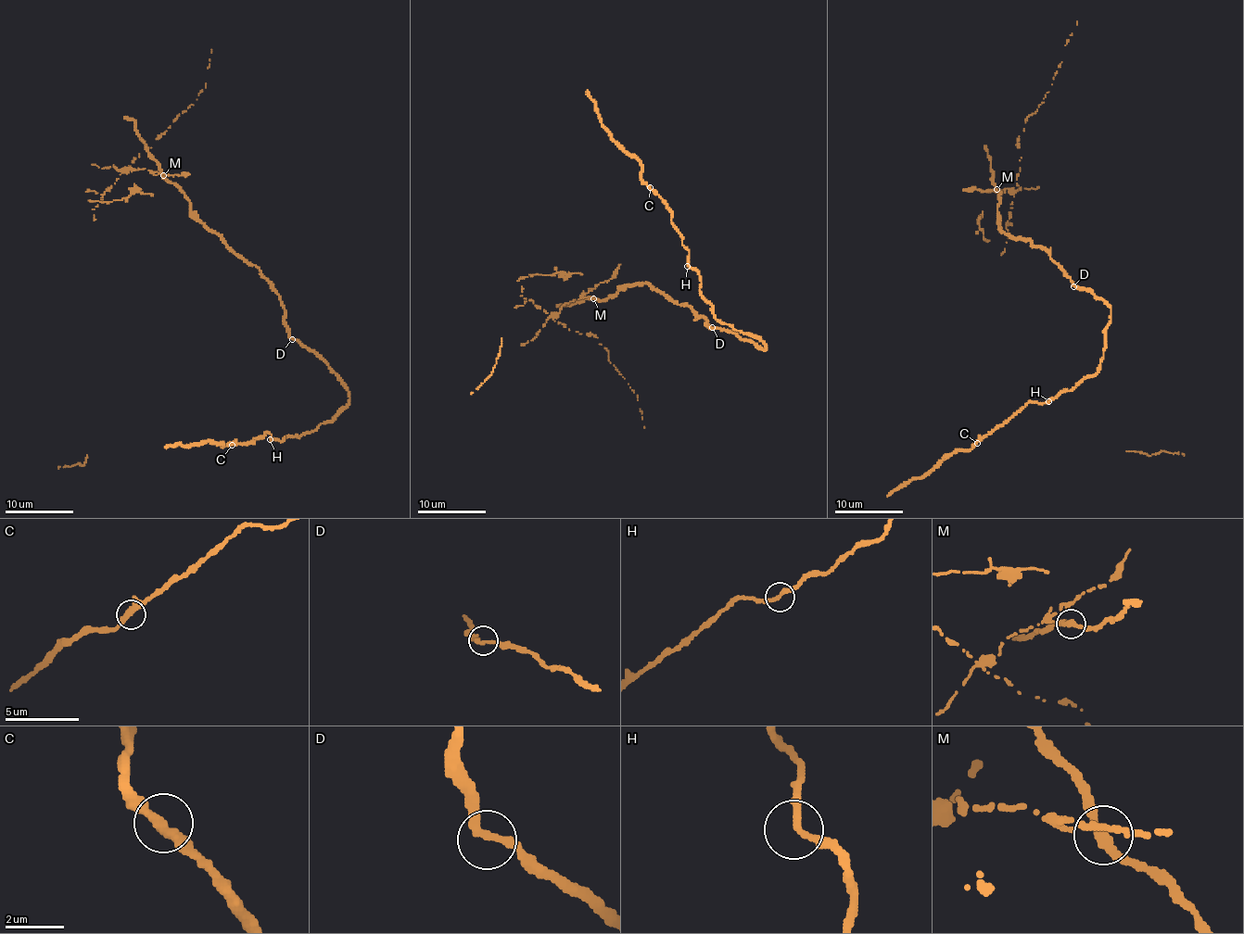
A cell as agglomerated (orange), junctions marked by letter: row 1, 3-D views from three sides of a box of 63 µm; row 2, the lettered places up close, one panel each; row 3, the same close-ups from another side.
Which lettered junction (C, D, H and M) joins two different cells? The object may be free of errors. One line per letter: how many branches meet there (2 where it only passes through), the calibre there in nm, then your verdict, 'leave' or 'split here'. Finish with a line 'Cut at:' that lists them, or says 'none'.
C: branches 3; calibre 320 nm; leave
D: branches 2; calibre 280 nm; leave
H: branches 2; calibre 260 nm; leave
M: branches 3; calibre 280 nm; split here
Cut at: M

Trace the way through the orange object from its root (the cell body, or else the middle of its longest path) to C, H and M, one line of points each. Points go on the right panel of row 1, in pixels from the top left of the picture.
C: (1073, 284), (1091, 292), (1110, 309), (1098, 368), (1048, 402), (1027, 403), (977, 443)
H: (1073, 284), (1104, 301), (1110, 309), (1110, 322), (1106, 330), (1103, 357), (1094, 374), (1087, 374), (1048, 401)
M: (1073, 284), (1050, 253), (1029, 238), (1012, 239), (999, 231), (996, 189)

